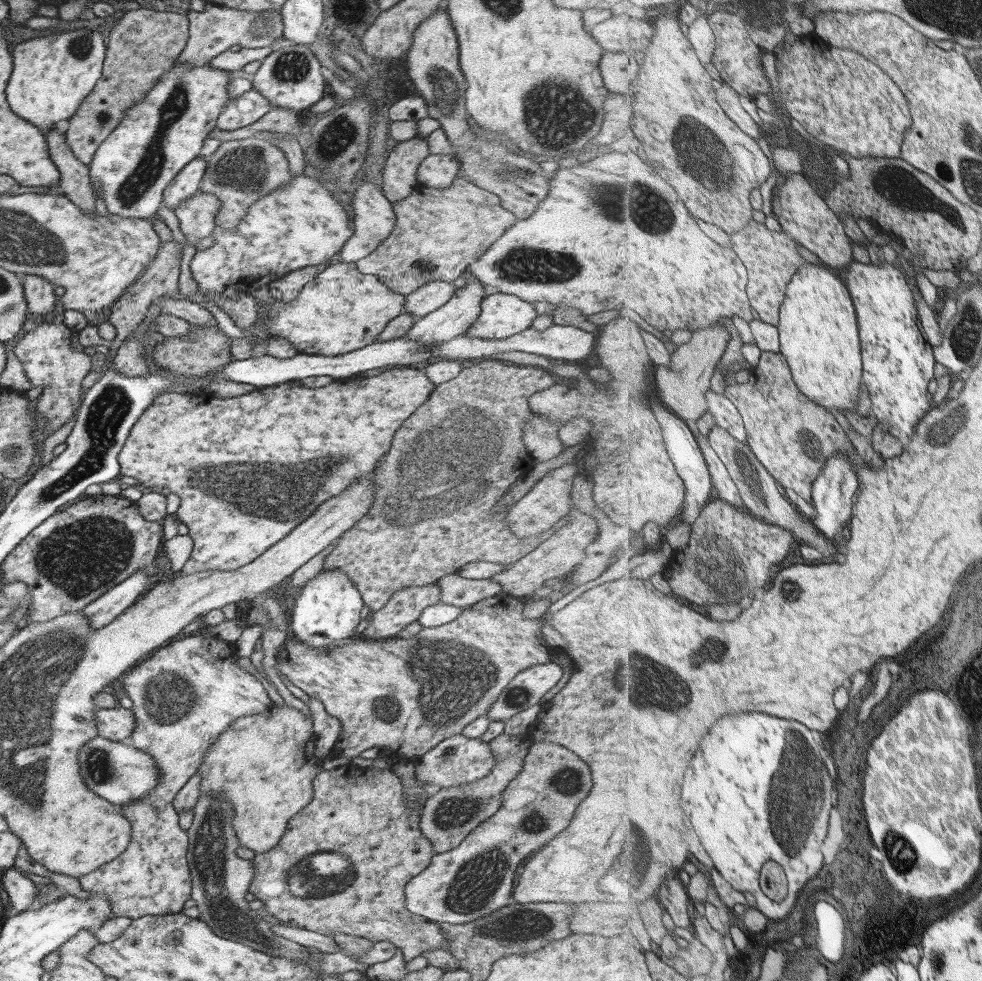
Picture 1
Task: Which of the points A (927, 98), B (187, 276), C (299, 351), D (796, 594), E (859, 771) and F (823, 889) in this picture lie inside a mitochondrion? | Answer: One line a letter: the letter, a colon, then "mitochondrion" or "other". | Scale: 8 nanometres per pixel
A: other
B: other
C: other
D: mitochondrion
E: other
F: other

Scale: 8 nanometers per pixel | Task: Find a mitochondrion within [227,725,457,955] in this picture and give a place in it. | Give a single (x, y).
(321, 875)

